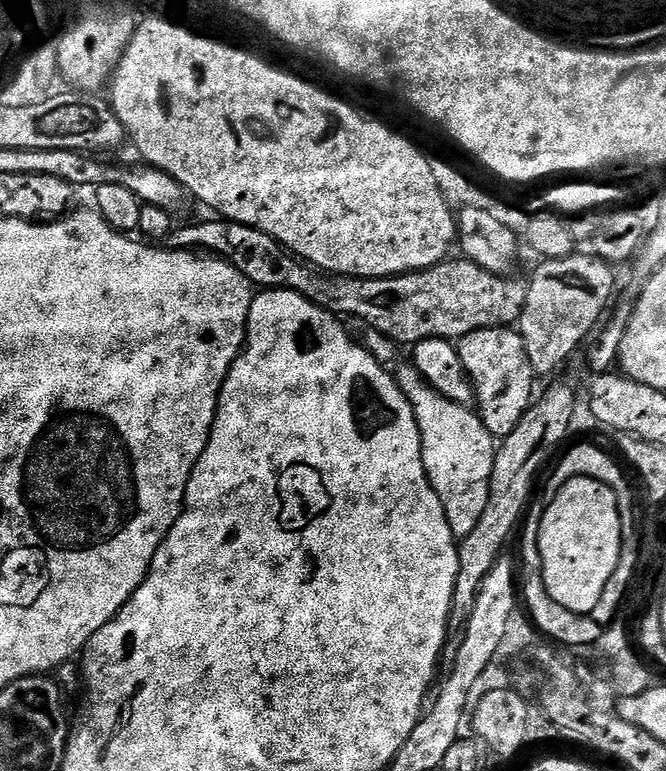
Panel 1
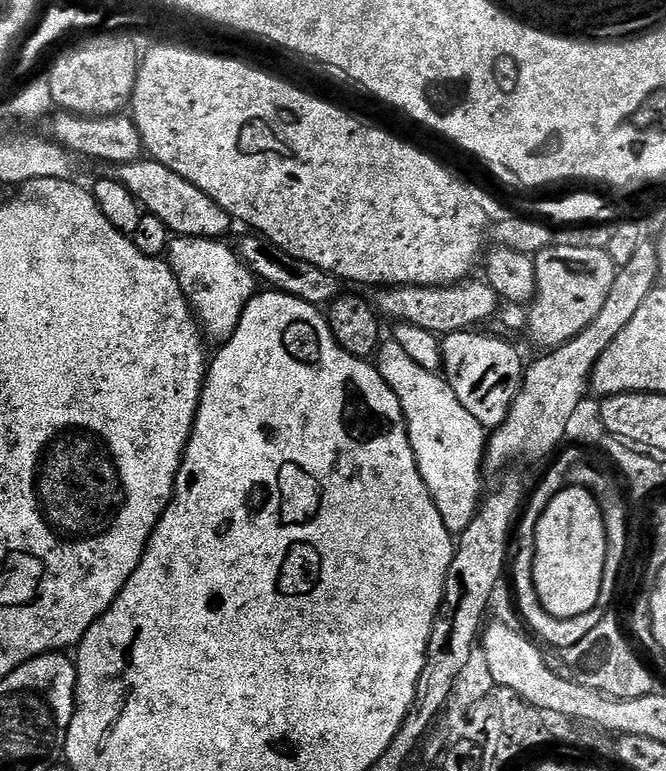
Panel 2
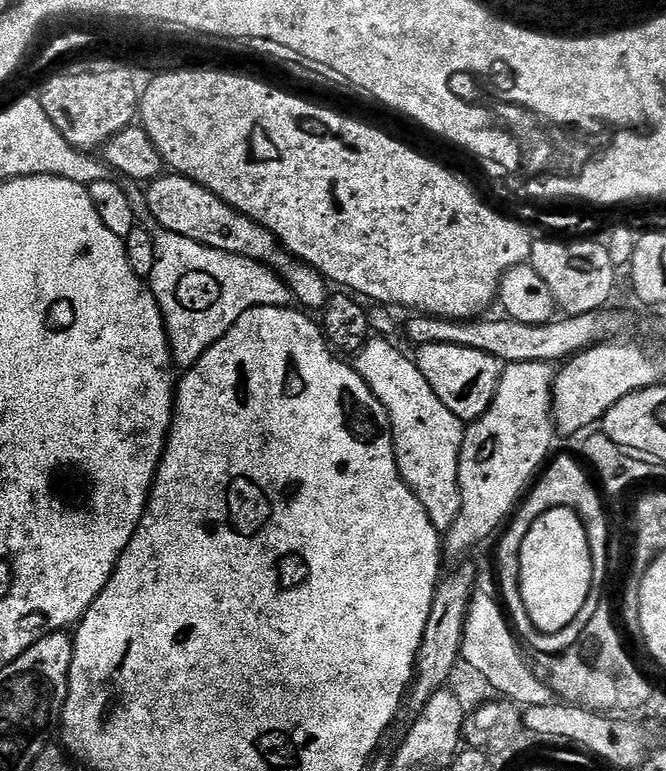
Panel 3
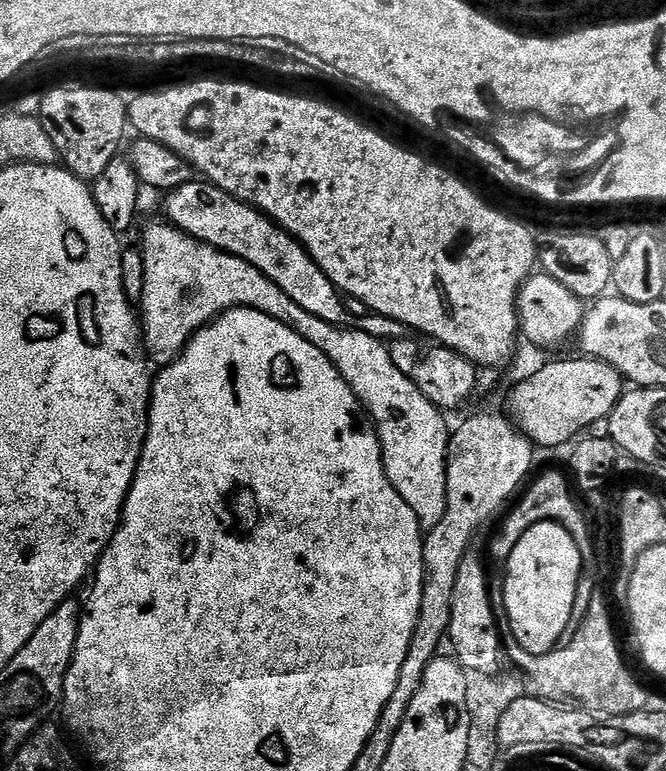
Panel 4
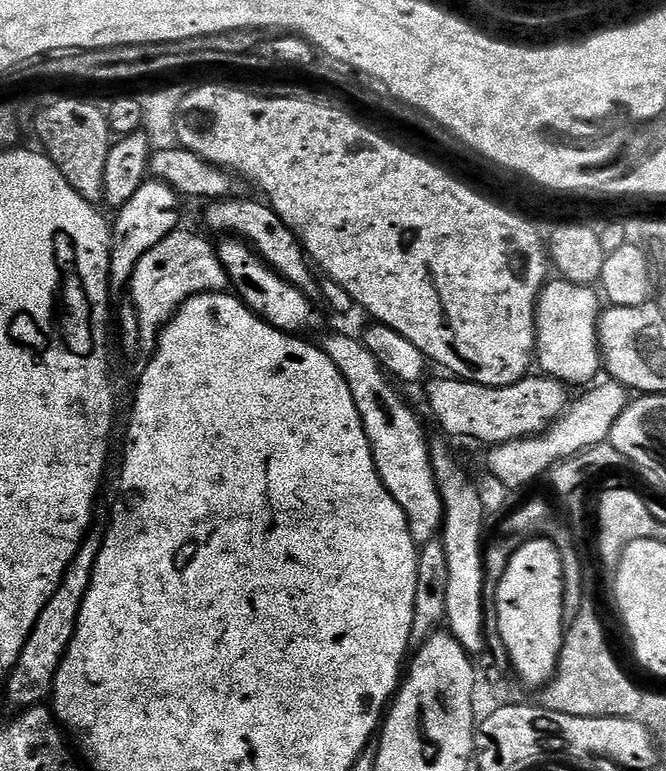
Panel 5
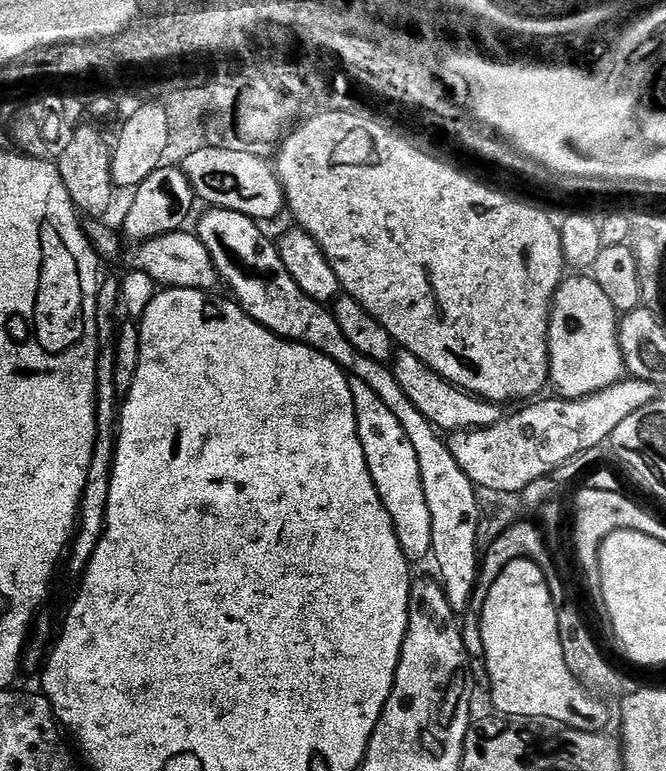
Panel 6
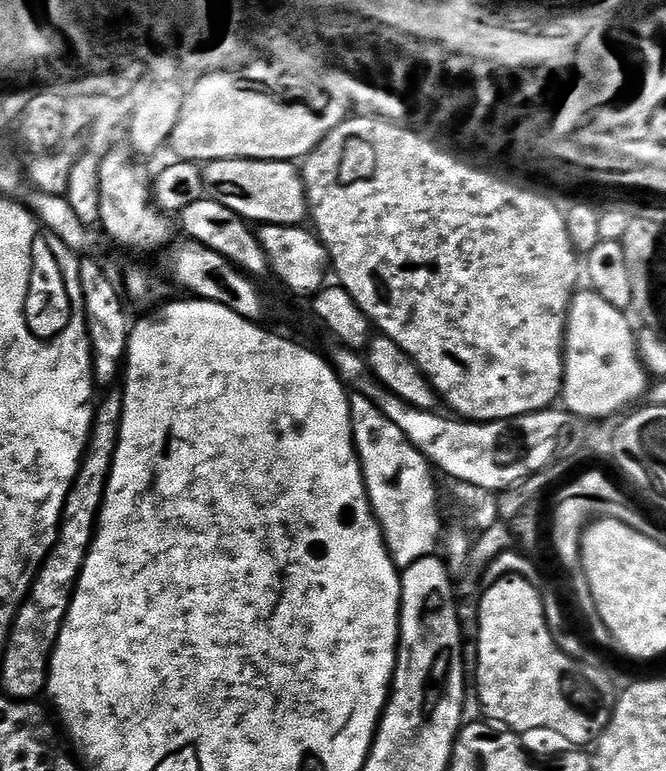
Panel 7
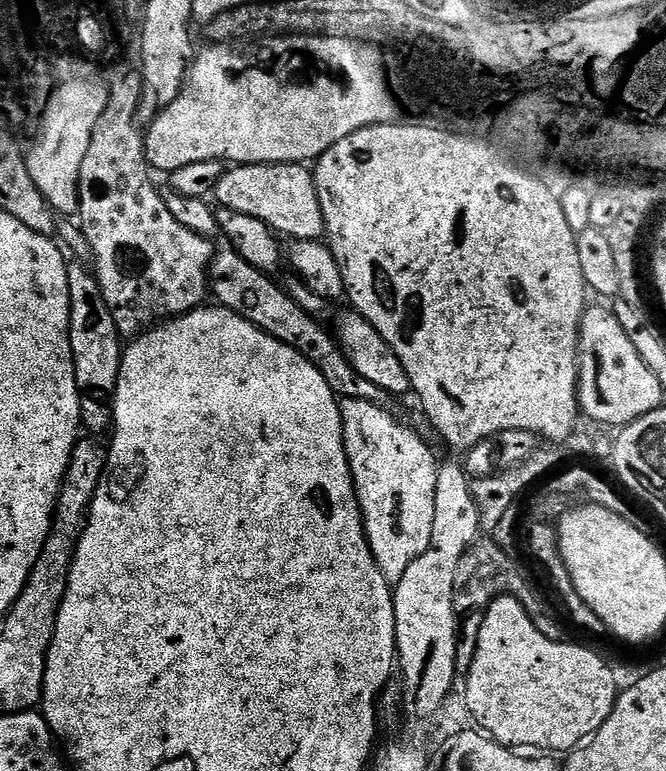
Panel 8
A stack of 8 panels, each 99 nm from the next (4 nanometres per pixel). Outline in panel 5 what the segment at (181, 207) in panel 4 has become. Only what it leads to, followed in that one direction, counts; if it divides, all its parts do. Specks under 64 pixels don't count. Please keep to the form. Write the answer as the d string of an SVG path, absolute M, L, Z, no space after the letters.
M225 197L222 200L211 201L204 214L207 226L214 232L224 232L220 234L238 236L247 241L284 280L290 281L292 285L302 290L309 300L319 301L322 295L321 281L312 275L311 263L296 235L278 218L271 205L245 198Z

